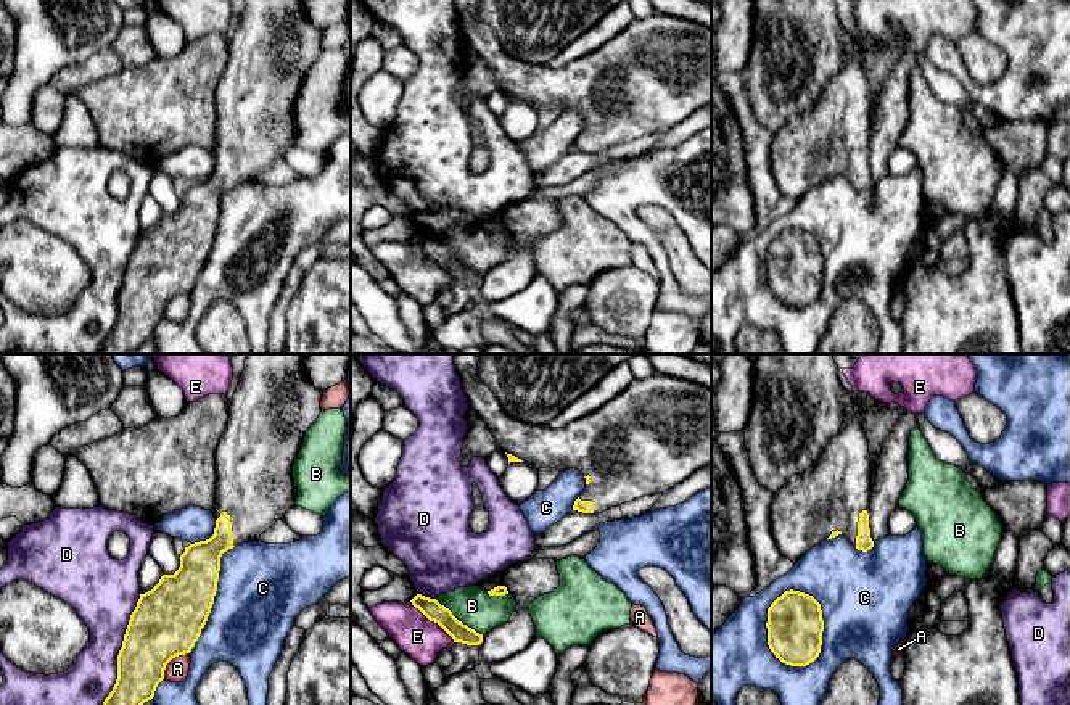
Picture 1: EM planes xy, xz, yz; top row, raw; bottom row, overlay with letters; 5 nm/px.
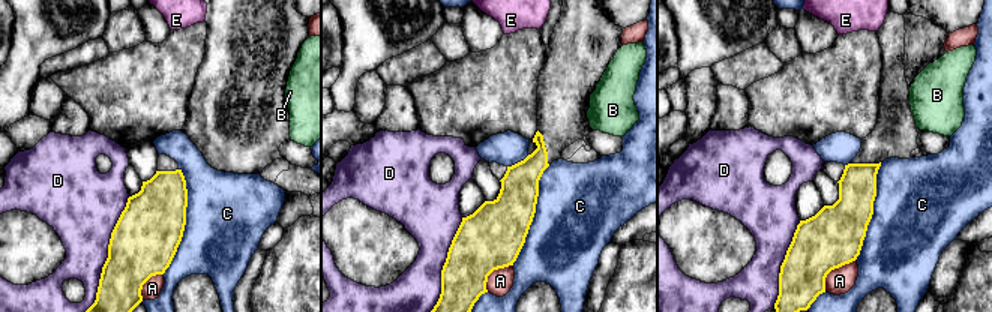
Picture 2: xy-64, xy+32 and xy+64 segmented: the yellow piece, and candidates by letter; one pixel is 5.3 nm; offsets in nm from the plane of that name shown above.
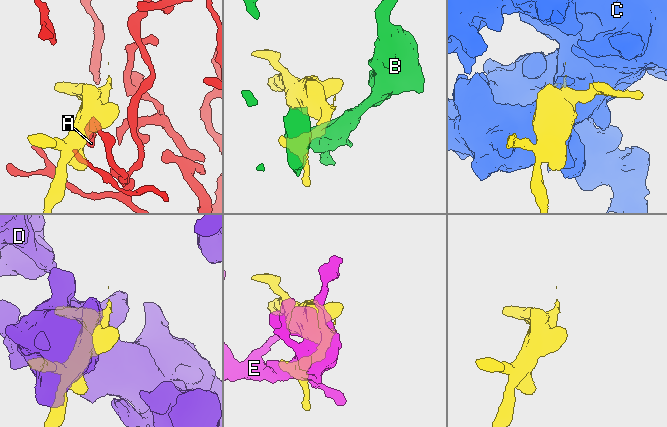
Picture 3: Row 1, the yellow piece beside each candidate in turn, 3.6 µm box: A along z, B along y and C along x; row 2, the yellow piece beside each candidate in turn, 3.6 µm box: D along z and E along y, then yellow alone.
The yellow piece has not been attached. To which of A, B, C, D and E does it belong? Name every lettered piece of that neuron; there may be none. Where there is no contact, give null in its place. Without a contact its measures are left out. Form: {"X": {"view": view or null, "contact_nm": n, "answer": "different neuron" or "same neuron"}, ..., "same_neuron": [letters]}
{"A": {"view": "xy", "contact_nm": 190, "answer": "different neuron"}, "B": {"view": "xz", "contact_nm": 300, "answer": "different neuron"}, "C": {"view": "yz", "contact_nm": 400, "answer": "different neuron"}, "D": {"view": "xy", "contact_nm": 650, "answer": "different neuron"}, "E": {"view": "xz", "contact_nm": 300, "answer": "different neuron"}, "same_neuron": []}

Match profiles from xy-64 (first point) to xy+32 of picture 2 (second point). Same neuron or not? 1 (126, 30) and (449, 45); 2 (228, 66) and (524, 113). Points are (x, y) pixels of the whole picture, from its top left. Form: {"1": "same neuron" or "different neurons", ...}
{"1": "same neuron", "2": "different neurons"}

